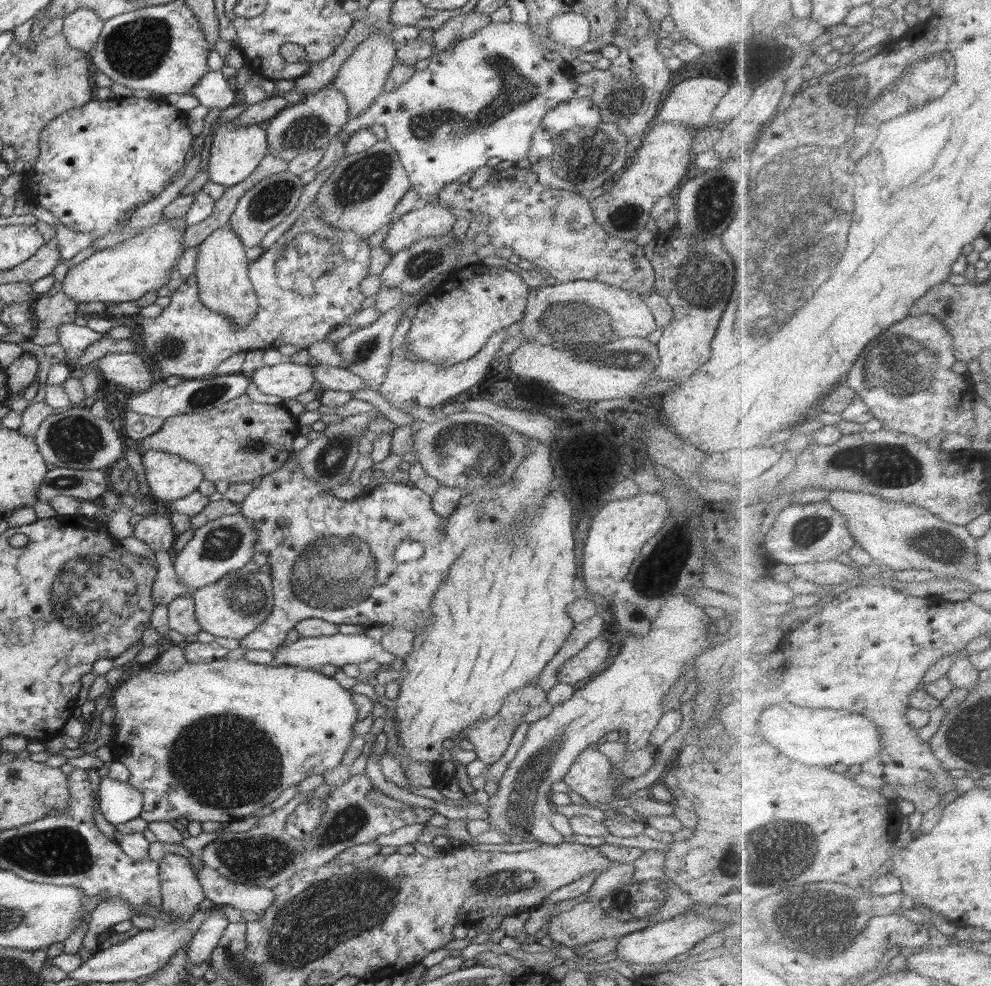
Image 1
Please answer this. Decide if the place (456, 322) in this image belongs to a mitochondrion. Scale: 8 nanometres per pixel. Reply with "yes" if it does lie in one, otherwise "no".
no

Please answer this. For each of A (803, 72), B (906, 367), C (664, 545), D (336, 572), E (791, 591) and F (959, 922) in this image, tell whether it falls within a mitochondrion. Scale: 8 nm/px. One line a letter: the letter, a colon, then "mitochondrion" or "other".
A: other
B: mitochondrion
C: mitochondrion
D: mitochondrion
E: other
F: other

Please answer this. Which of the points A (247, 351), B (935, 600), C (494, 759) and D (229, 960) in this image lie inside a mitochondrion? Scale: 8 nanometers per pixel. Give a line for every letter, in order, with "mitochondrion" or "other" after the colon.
A: other
B: other
C: other
D: mitochondrion

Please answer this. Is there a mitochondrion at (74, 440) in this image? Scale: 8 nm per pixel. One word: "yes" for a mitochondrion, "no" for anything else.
yes

